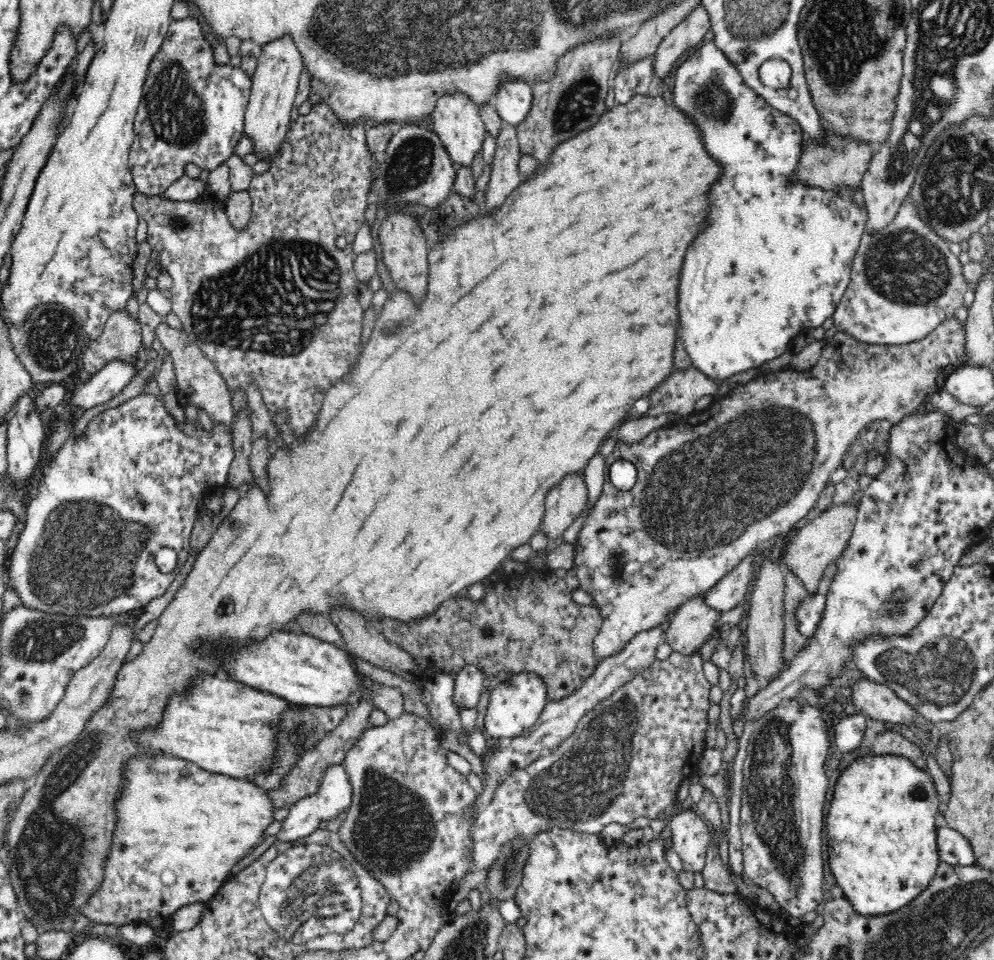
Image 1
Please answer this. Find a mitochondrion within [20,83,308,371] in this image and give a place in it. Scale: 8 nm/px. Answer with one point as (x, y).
(178, 222)

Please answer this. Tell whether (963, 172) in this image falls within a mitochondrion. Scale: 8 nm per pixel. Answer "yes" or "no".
yes

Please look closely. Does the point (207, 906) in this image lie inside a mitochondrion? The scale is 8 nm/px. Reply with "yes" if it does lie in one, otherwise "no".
no

